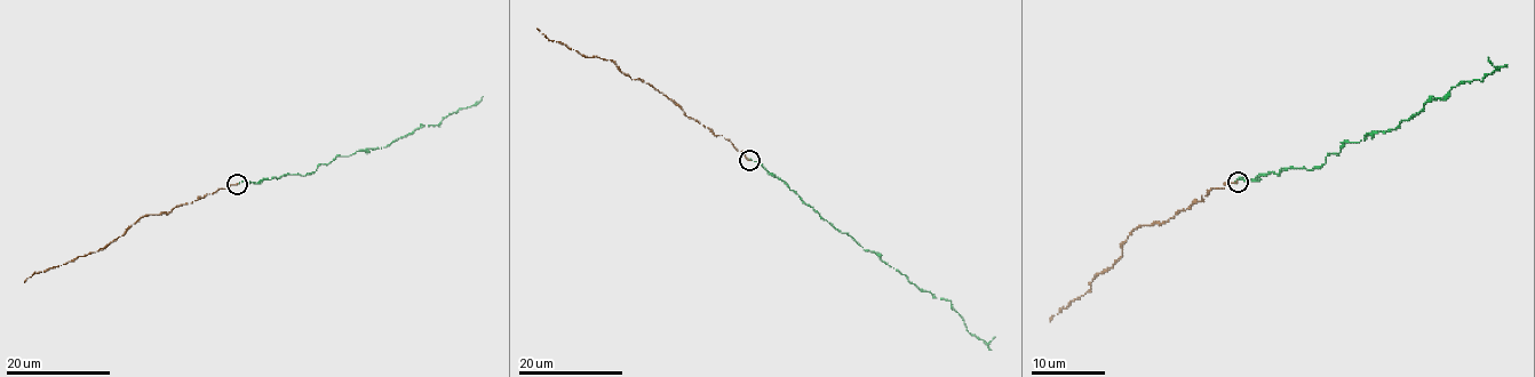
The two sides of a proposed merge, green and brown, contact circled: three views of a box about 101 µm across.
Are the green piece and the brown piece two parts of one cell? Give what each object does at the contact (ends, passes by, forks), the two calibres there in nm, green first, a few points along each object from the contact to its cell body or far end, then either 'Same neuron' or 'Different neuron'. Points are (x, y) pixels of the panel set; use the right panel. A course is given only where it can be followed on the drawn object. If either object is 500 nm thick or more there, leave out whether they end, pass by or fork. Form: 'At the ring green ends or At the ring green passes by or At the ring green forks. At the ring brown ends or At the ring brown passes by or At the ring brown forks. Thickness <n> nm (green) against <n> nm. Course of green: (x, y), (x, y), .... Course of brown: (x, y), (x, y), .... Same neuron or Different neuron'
At the ring green ends. At the ring brown ends. Thickness 180 nm (green) against 190 nm. Course of green: (1237, 181), (1320, 168), (1344, 142), (1390, 131), (1432, 98), (1461, 83), (1480, 81), (1497, 70), (1488, 57). Course of brown: (1237, 181), (1213, 189), (1201, 201), (1162, 223), (1138, 225), (1122, 246), (1122, 256), (1050, 321). Same neuron

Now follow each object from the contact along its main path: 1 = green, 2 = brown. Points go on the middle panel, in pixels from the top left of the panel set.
1: (749, 160), (780, 178), (864, 249), (873, 251), (920, 289), (949, 301), (971, 336), (988, 343), (995, 337)
2: (749, 160), (722, 135), (715, 135), (688, 117), (641, 79), (631, 79), (612, 61), (586, 57), (537, 29)

